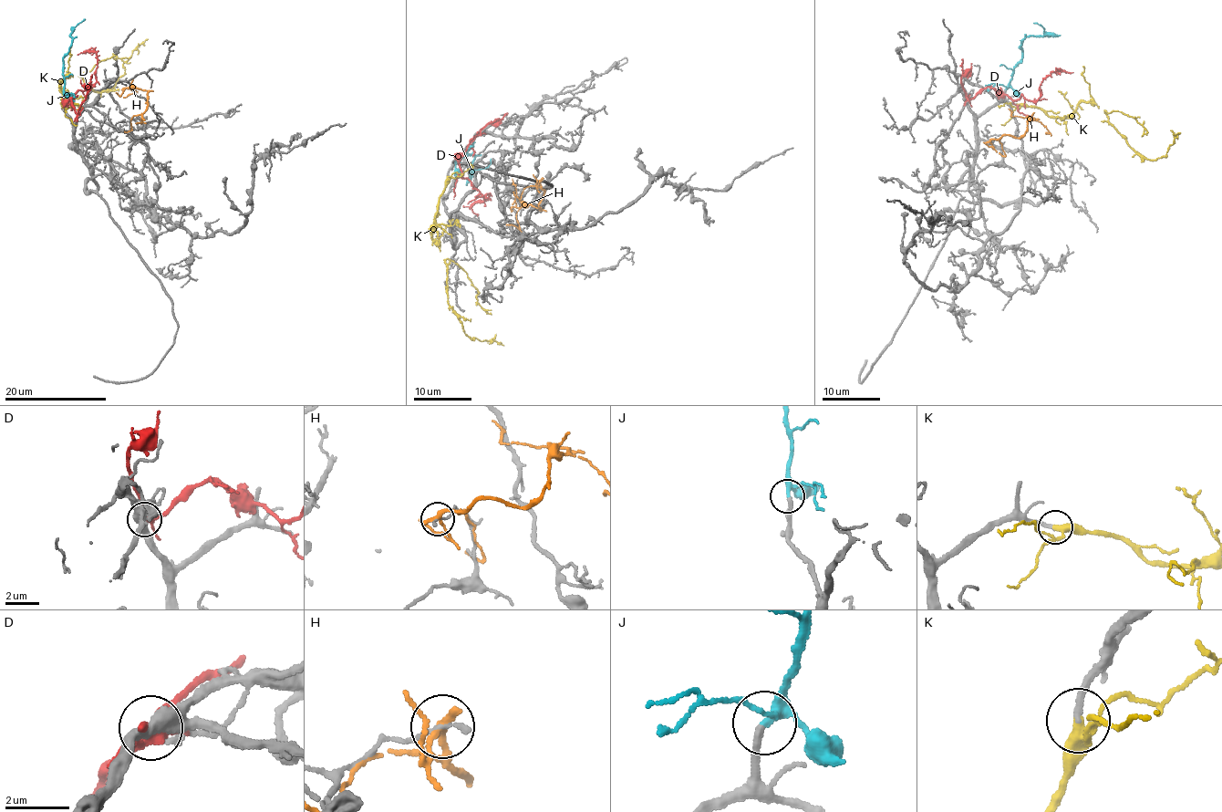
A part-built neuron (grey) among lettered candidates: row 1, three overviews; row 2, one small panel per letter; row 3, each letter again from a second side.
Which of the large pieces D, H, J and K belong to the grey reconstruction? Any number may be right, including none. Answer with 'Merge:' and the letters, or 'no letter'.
Merge: J, K

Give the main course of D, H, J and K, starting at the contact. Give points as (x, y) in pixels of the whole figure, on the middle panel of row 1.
D: (479, 132), (459, 160), (462, 175), (484, 198), (488, 192), (491, 194), (471, 207), (479, 215)
H: (540, 182), (540, 188), (543, 191), (539, 209), (522, 204), (518, 207), (514, 201), (516, 186), (512, 178)
J: (455, 160), (471, 153), (474, 157), (471, 171), (483, 169), (491, 163), (491, 159)
K: (447, 177), (435, 226), (429, 230), (448, 270), (445, 291), (450, 307), (465, 335), (503, 346)

